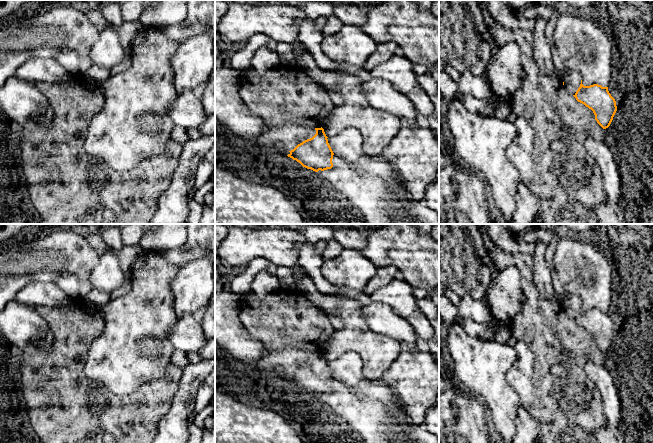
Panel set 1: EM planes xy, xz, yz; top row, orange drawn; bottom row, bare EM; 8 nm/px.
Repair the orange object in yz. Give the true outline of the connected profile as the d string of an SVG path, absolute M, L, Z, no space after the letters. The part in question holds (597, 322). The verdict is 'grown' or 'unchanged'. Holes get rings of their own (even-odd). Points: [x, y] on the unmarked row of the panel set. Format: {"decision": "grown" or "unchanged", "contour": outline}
{"decision": "grown", "contour": "M576 295L566 296L563 309L578 326L593 335L595 344L603 353L610 350L617 330L615 323L608 315L608 311L602 311L598 308L584 310L580 298Z"}

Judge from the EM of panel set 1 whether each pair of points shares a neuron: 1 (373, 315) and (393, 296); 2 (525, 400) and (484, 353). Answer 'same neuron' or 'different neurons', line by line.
1: different neurons
2: different neurons

